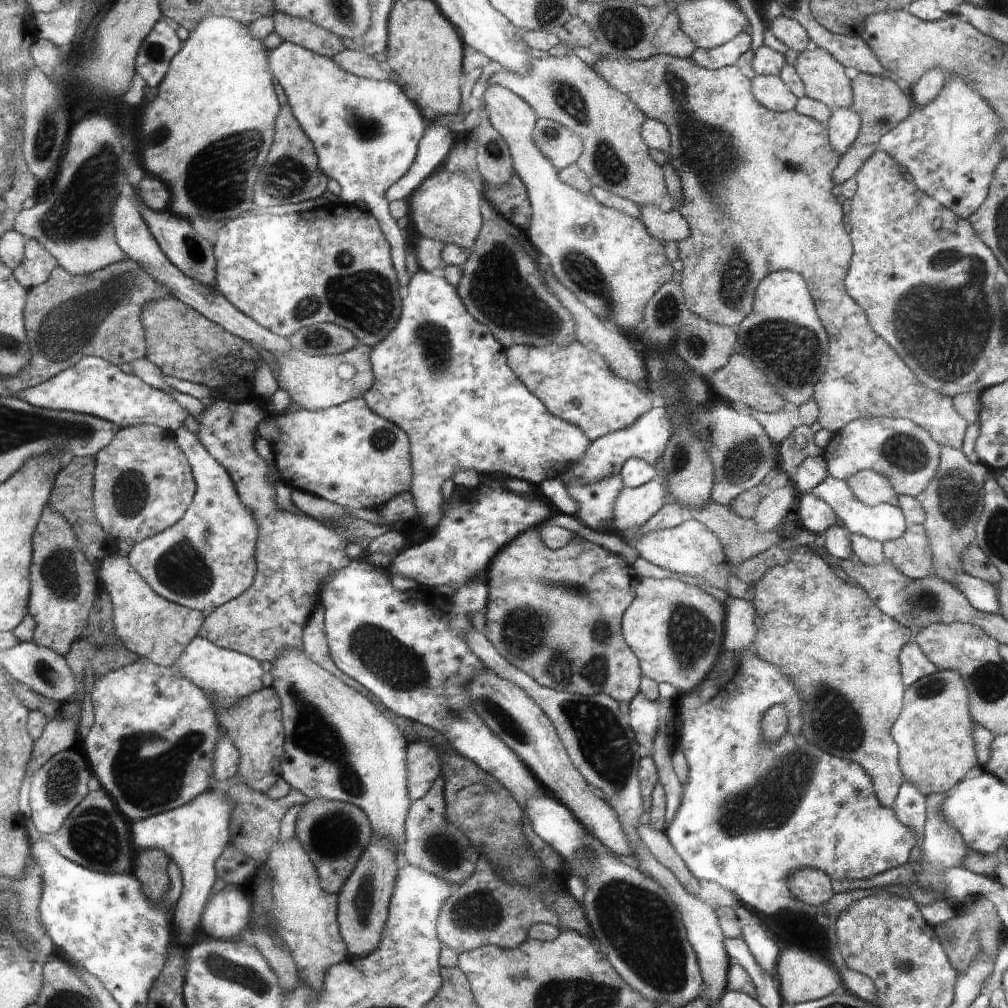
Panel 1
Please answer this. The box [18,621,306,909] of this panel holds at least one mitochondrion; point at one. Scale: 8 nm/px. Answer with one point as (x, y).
(158, 775)

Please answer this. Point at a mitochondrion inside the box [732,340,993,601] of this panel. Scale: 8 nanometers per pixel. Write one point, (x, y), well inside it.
(957, 489)

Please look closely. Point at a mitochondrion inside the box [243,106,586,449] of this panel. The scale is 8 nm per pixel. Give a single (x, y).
(500, 294)

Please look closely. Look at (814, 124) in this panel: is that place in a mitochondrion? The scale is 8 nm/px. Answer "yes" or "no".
no

